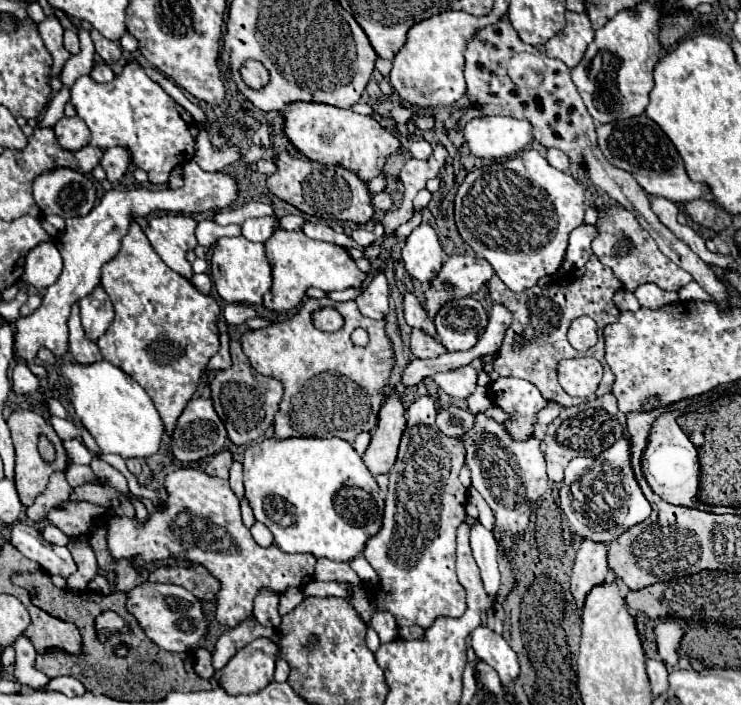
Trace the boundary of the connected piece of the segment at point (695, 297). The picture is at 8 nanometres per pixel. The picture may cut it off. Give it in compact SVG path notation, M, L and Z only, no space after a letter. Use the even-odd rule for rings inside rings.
M691 281L683 289L679 289L679 299L681 301L713 301L713 297L697 281Z

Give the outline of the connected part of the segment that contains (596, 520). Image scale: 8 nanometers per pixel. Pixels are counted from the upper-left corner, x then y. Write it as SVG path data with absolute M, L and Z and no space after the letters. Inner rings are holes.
M621 437L607 453L587 459L577 457L565 469L565 479L559 489L561 509L569 523L575 527L579 537L589 537L593 541L611 543L625 529L645 521L651 515L651 505L643 497L633 469L629 465L629 441ZM603 485L603 487L593 487Z

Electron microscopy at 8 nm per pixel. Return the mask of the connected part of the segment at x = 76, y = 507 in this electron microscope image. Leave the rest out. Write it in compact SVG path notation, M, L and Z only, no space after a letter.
M65 501L61 509L51 509L45 519L71 537L71 535L83 535L95 529L95 519L101 517L103 513L105 513L103 507L97 507L91 503Z

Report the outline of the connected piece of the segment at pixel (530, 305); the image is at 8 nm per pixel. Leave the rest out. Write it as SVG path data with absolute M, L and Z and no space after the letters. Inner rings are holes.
M591 255L591 259L587 261L587 265L583 269L577 269L575 273L567 273L563 275L559 281L553 281L545 287L531 287L527 291L521 293L513 293L511 289L507 289L507 285L503 285L503 281L499 281L499 277L493 277L489 281L489 293L493 301L503 303L505 307L509 307L513 311L513 323L505 333L503 345L499 349L499 353L495 355L493 361L493 369L501 375L501 377L519 377L525 381L531 381L547 401L555 401L563 407L577 406L577 397L567 395L559 381L557 381L557 363L565 357L579 357L579 355L591 355L595 359L601 361L603 365L603 381L597 389L597 397L611 393L611 385L615 375L611 373L605 357L603 357L603 327L607 323L613 323L619 319L619 309L613 303L613 295L617 291L621 291L623 285L619 285L619 279L615 277L615 273L611 273L611 269L607 269L595 255ZM587 315L591 319L595 319L597 323L597 333L599 333L599 341L593 349L589 349L587 353L579 353L575 349L571 349L569 341L567 341L567 329L571 325L573 319Z

